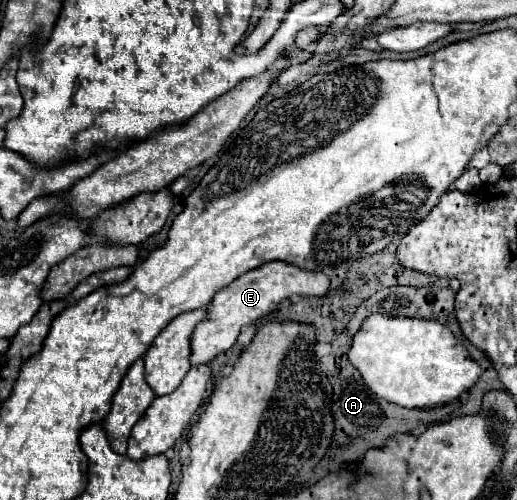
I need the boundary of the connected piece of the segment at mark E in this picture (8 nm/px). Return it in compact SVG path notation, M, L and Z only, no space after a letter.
M265 262L259 268L245 272L243 276L239 276L213 296L207 308L207 318L195 326L191 334L191 356L189 356L191 366L207 364L215 356L227 352L235 344L243 324L251 324L271 314L281 300L293 294L323 296L327 290L329 290L329 278L323 272L303 270L287 262Z

